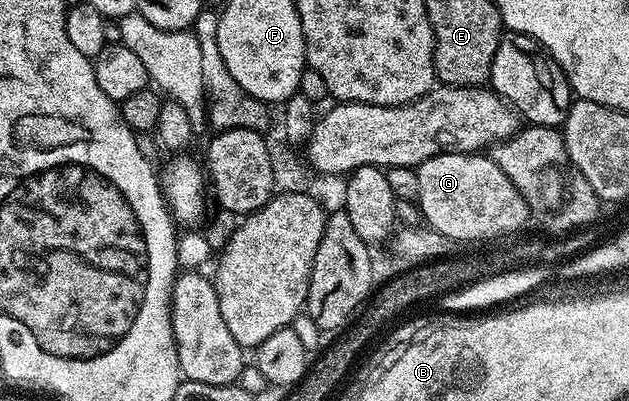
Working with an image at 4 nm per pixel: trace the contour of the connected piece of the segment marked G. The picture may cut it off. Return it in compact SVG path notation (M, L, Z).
M442 153L425 159L417 167L422 220L441 235L457 243L491 241L515 233L529 221L527 204L509 183L509 175L490 156L479 153Z

